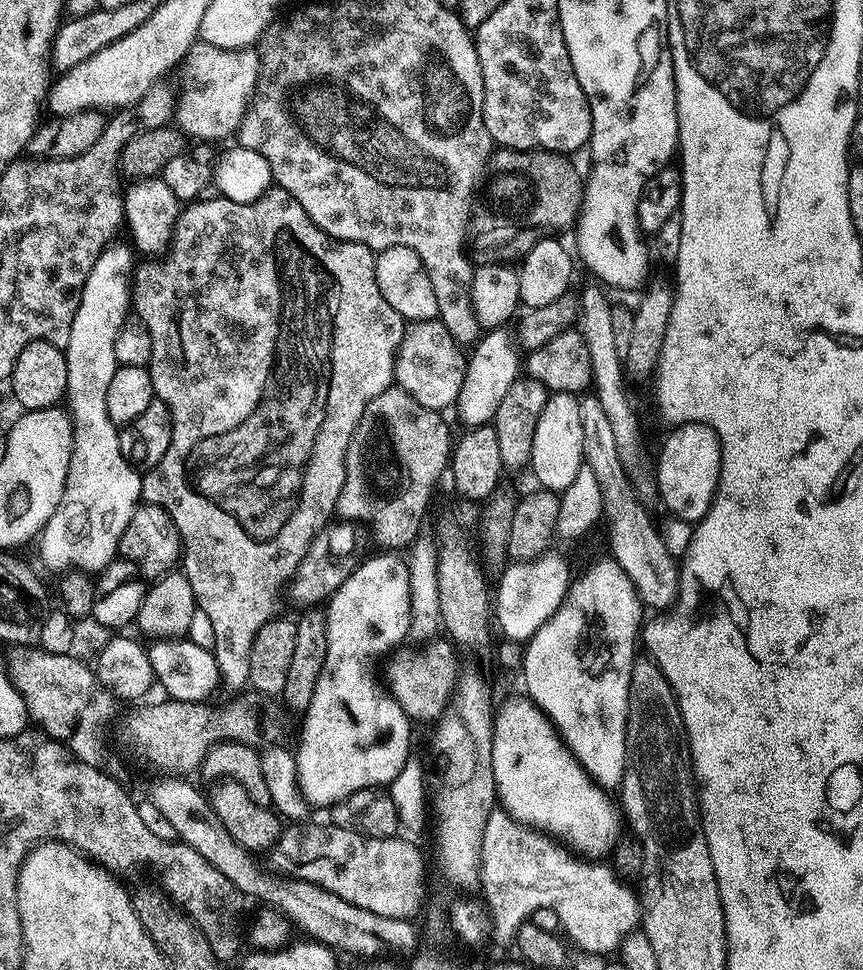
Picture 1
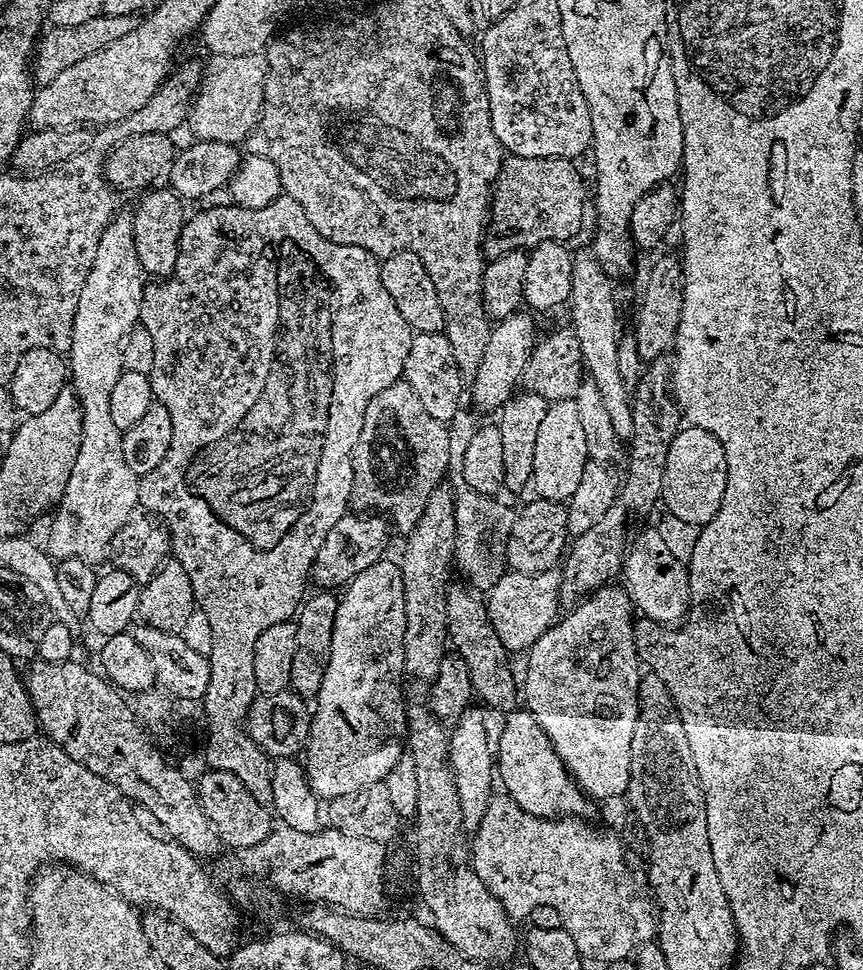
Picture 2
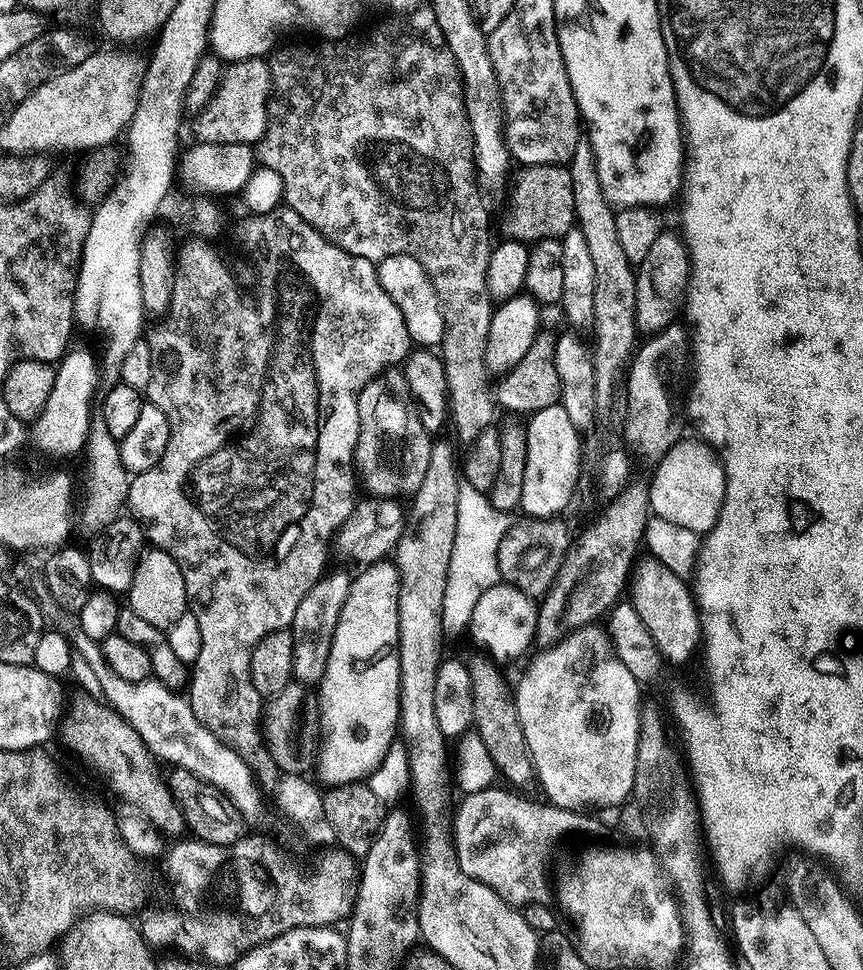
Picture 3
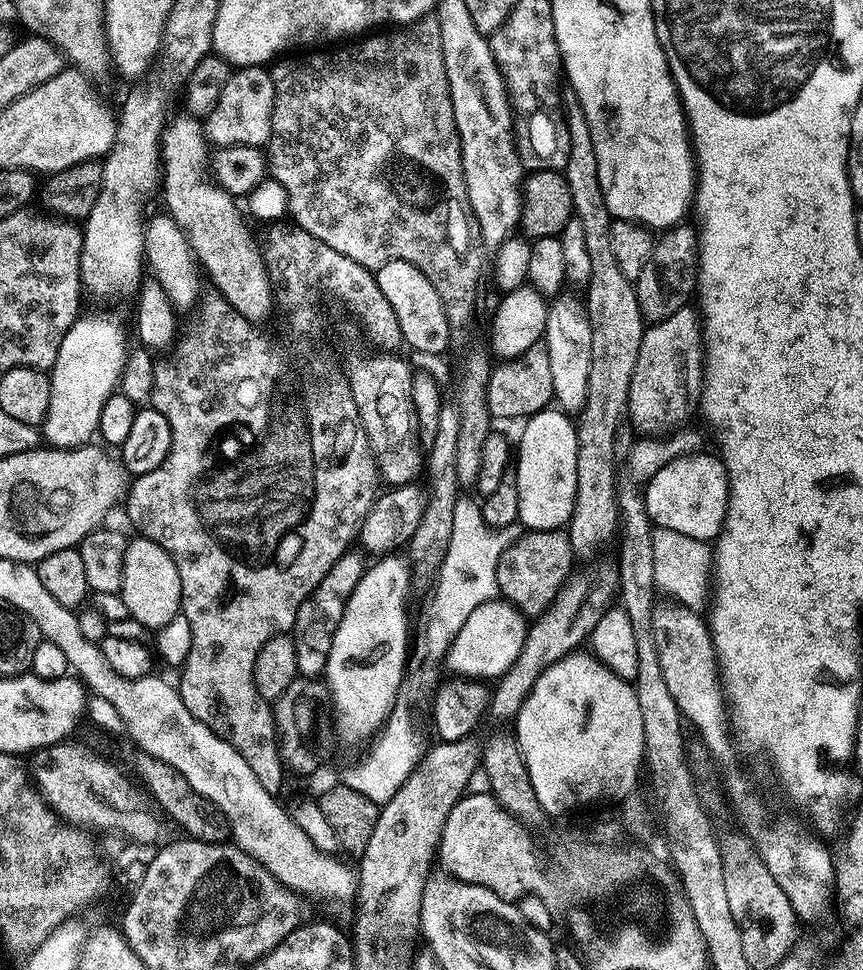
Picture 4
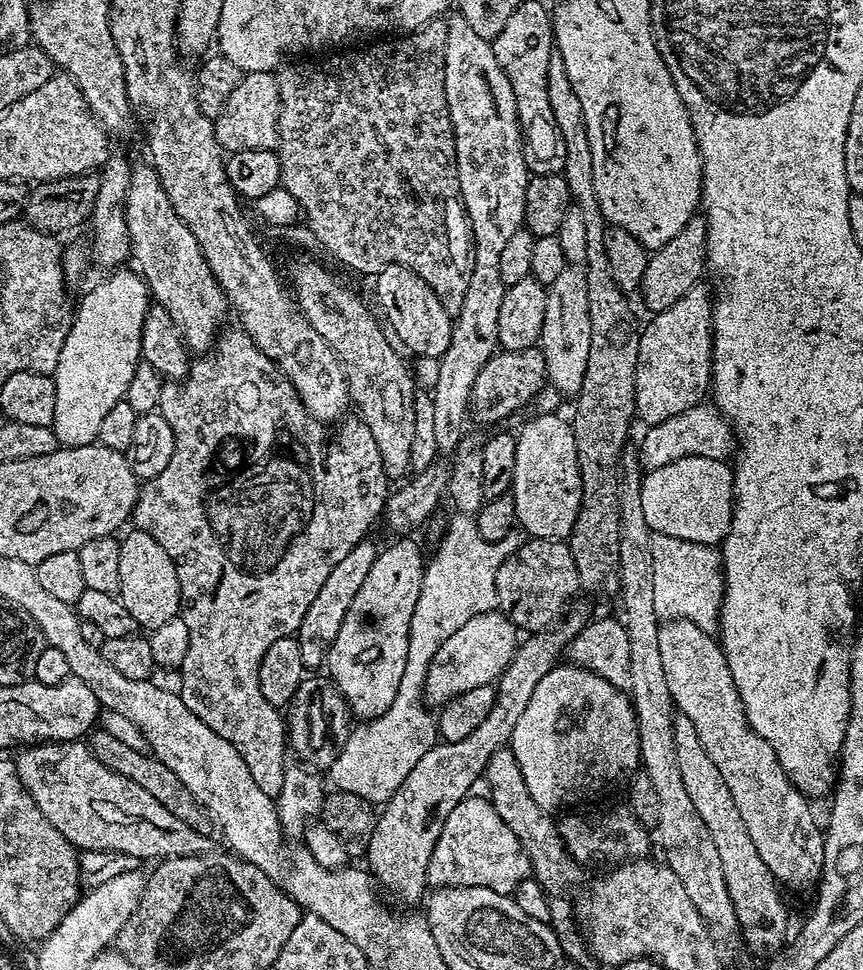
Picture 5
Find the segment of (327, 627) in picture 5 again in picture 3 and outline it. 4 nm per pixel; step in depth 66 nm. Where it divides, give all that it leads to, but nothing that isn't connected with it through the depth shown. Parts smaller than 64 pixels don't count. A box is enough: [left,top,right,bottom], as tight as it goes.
[291,572,353,686]

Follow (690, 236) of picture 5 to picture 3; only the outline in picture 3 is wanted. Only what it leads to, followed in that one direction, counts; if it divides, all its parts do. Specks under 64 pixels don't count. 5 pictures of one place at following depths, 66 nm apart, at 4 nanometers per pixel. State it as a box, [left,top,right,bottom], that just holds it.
[636,230,692,338]

